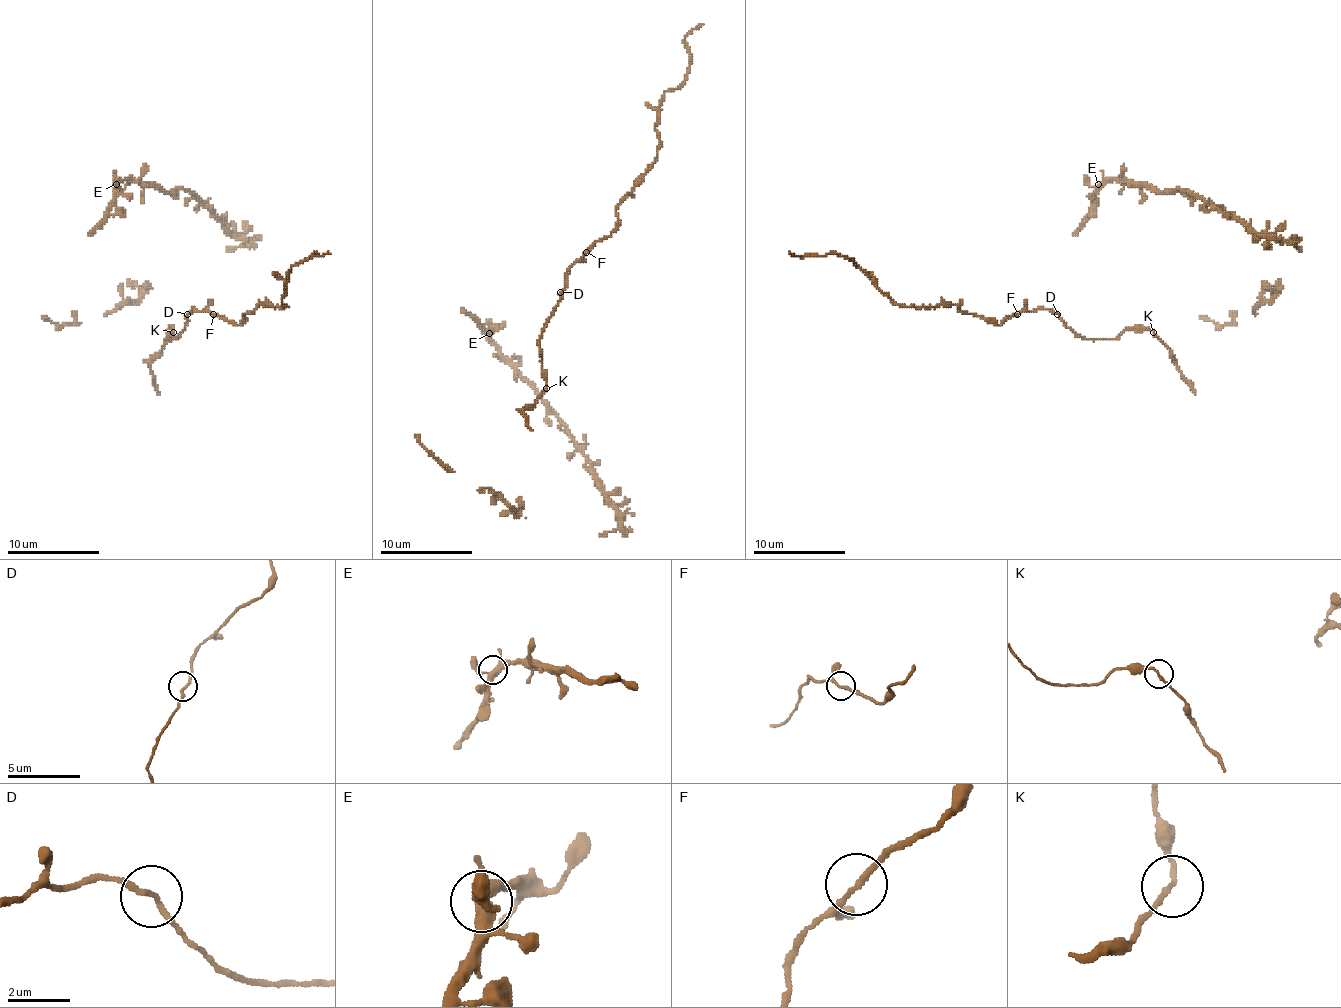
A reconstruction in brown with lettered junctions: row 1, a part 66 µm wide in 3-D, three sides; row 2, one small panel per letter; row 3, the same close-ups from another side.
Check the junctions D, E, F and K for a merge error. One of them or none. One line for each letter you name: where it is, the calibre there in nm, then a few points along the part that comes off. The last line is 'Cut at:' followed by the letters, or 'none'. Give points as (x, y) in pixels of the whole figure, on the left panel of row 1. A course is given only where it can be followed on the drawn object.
Cut at: none

